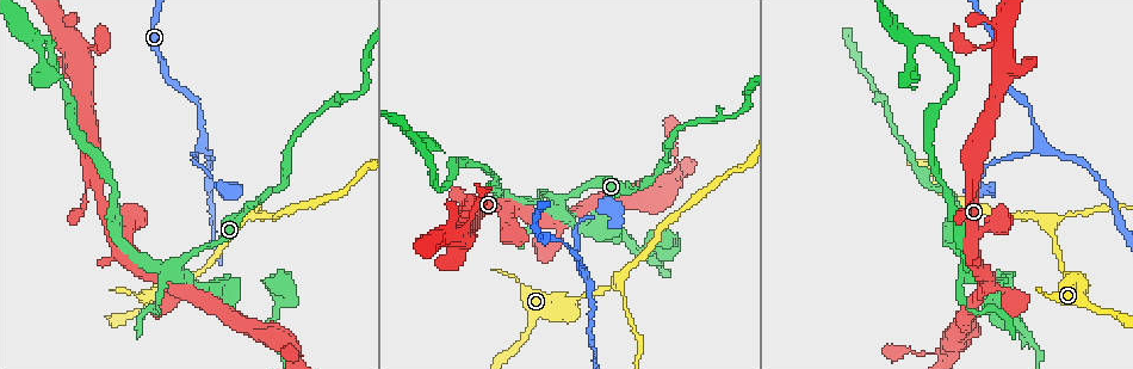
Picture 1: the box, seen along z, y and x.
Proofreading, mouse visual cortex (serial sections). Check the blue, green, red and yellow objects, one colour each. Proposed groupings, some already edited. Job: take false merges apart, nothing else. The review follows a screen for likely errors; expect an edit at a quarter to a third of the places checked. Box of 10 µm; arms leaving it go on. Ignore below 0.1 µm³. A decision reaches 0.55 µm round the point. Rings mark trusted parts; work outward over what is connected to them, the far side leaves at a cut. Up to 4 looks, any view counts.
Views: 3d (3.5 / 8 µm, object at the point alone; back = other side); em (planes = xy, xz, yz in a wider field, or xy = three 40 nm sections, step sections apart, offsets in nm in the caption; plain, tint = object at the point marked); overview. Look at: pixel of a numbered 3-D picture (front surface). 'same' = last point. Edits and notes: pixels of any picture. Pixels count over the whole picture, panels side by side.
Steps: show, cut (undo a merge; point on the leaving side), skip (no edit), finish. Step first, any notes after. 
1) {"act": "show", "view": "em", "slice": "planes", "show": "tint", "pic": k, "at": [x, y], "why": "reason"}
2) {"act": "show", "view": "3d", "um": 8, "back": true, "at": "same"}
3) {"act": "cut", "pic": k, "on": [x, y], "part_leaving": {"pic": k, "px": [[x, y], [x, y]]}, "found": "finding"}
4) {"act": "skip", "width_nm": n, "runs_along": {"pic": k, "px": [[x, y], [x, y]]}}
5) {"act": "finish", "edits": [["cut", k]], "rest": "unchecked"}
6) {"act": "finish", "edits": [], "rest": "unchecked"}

{"act": "show", "view": "3d", "um": 3.5, "pic": 1, "at": [969, 275], "why": "two arms in line, one across"}

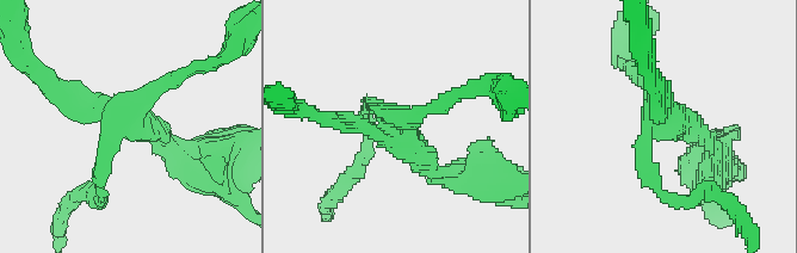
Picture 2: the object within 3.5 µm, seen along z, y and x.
{"act": "show", "view": "em", "slice": "xy", "step": 2, "show": "tint", "pic": 2, "at": [390, 134]}

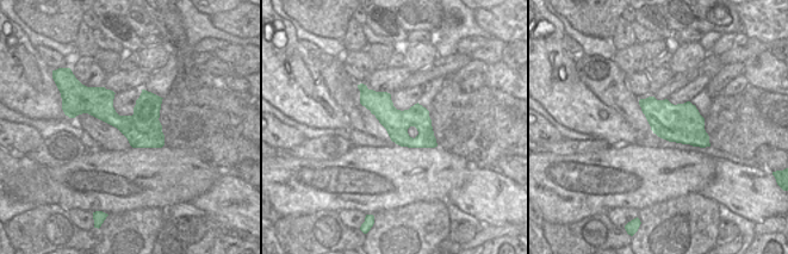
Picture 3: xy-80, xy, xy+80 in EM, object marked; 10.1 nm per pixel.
{"act": "cut", "pic": 2, "on": [704, 139], "part_leaving": {"pic": 2, "px": [[390, 131], [307, 113]]}, "found": "a second cell is stuck on"}

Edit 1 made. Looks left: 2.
{"act": "show", "view": "3d", "um": 3.5, "pic": 1, "at": [586, 273], "why": "branch point"}

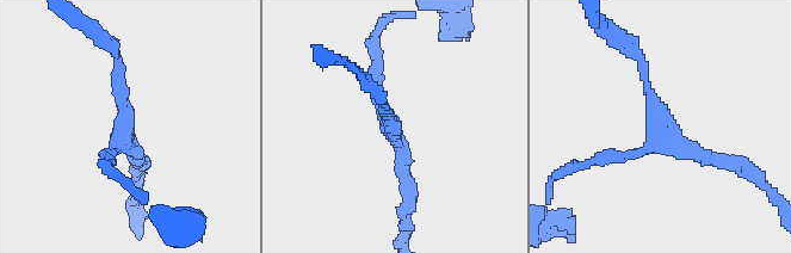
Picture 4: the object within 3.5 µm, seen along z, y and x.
{"act": "show", "view": "em", "slice": "xy", "step": 1, "show": "tint", "pic": 4, "at": [127, 129], "why": "now the EM"}

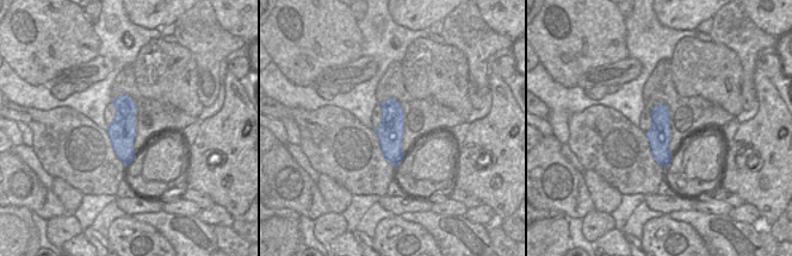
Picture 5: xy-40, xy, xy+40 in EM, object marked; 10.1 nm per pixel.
{"act": "skip", "arms": 3, "runs_along": {"pic": 4, "px": [[638, 54], [662, 127], [638, 153], [598, 156]]}, "found": "all the same cell"}

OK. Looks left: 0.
{"act": "finish", "edits": [["cut", 2]], "rest": "unchecked"}

